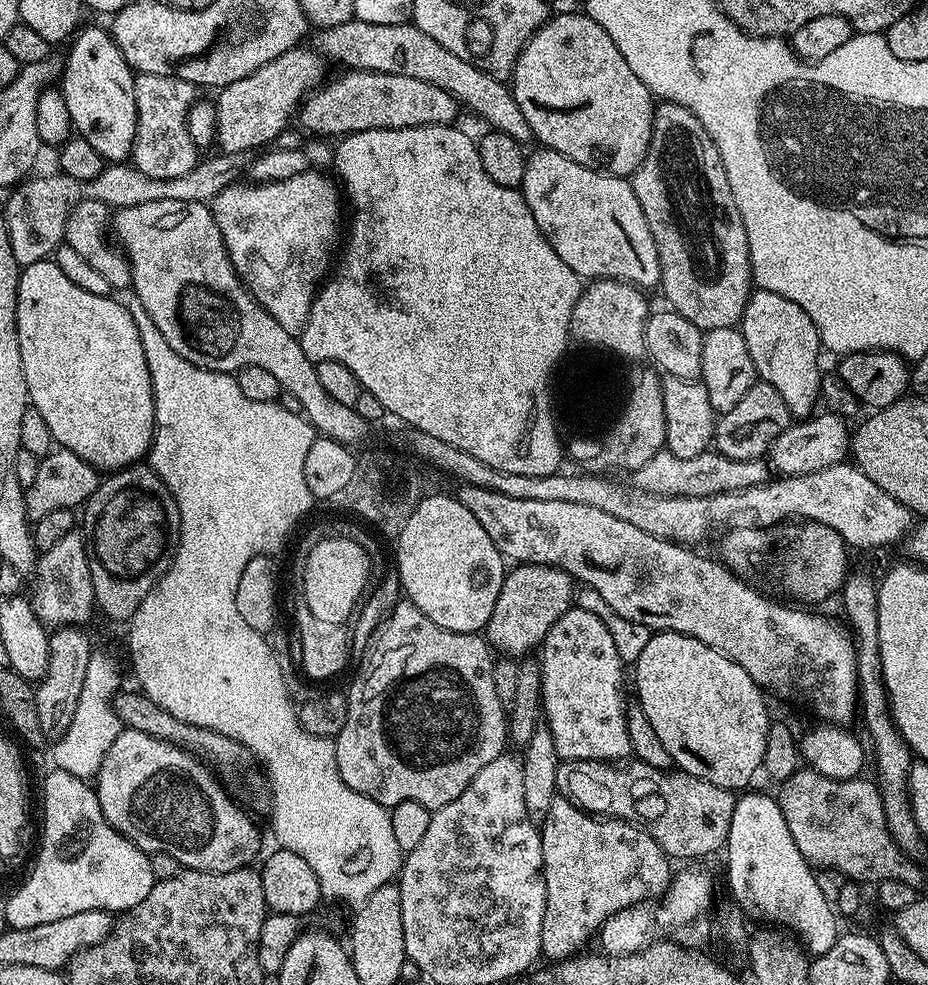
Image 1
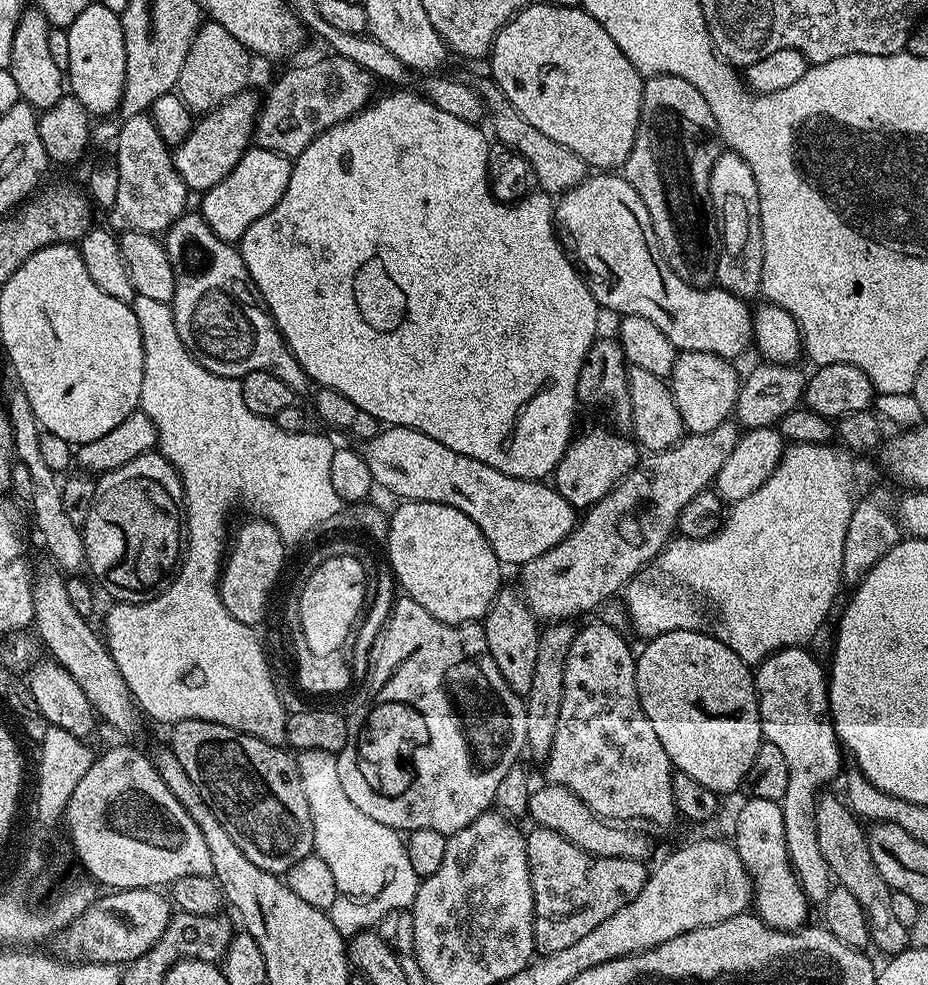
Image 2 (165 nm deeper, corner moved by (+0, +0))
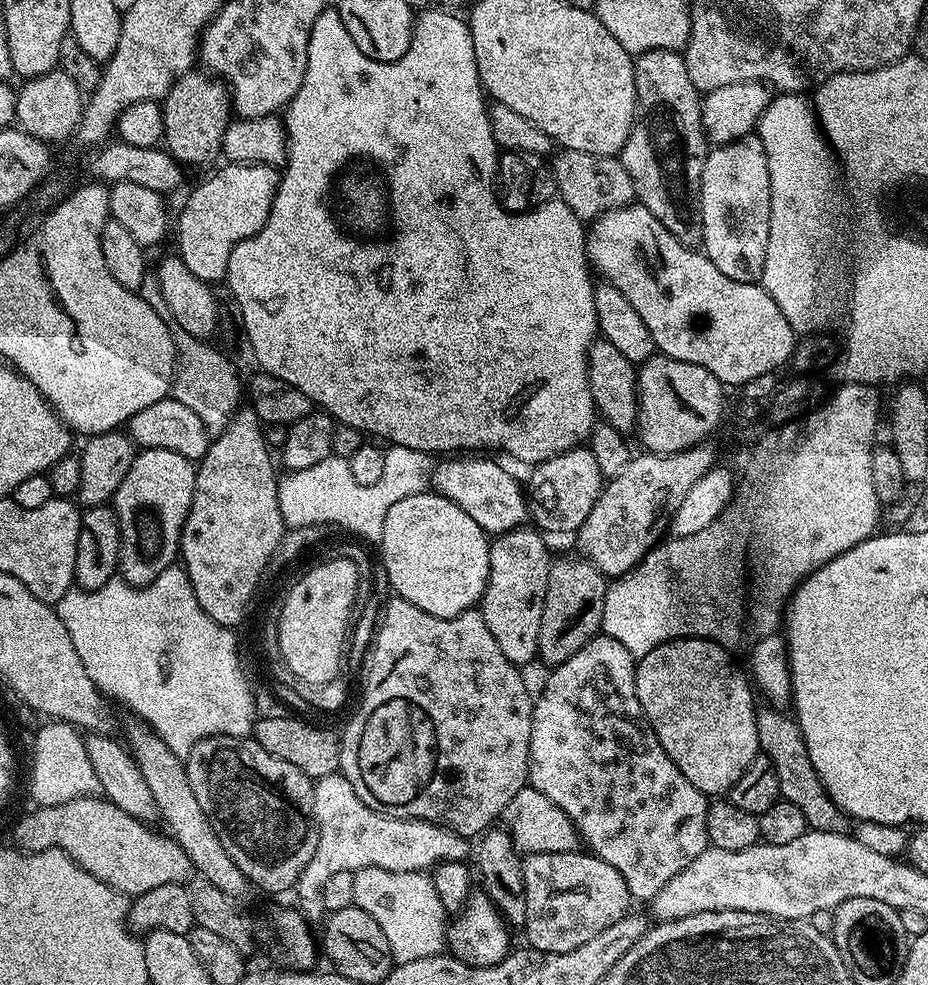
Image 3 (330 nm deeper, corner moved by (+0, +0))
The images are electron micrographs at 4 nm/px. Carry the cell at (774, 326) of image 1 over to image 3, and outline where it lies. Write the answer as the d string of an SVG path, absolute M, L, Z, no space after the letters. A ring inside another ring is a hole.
M759 135L743 136L729 144L713 147L704 159L700 179L700 209L702 210L702 251L705 256L734 282L757 283L766 266L766 246L770 234L770 166Z

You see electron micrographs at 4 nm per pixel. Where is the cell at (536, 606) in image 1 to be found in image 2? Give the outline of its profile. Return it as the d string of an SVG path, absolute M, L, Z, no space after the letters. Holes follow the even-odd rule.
M727 420L706 434L689 433L672 448L649 453L639 459L635 468L622 481L585 511L570 535L545 554L521 565L518 588L536 618L542 622L572 620L576 618L574 616L595 607L596 610L621 593L629 581L663 551L679 523L682 509L715 481L718 470L730 456L730 451L734 450L741 435L739 425Z

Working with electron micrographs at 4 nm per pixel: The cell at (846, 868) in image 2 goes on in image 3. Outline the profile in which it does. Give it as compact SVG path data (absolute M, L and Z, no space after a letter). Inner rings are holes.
M760 706L756 709L756 725L758 726L758 742L760 752L770 758L774 770L778 774L778 786L781 797L787 803L798 806L802 818L809 829L817 832L838 832L845 826L845 813L828 796L828 791L822 786L810 756L800 734L800 727L787 711L779 707Z

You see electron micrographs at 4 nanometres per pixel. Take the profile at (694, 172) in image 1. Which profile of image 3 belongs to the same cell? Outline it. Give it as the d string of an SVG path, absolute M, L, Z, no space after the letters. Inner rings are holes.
M646 50L639 53L634 60L634 90L636 91L636 120L624 149L618 153L619 160L624 163L626 174L630 174L630 182L634 182L636 200L643 204L678 242L687 248L699 249L704 243L702 234L702 210L700 209L700 179L704 159L710 151L708 139L704 136L700 105L702 94L690 82L690 74L686 74L686 62L680 52L670 50Z

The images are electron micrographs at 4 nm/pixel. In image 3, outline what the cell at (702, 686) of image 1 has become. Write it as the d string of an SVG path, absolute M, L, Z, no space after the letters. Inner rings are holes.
M690 636L683 640L671 640L659 644L650 654L639 657L636 666L636 693L644 711L644 717L654 730L658 742L670 754L674 766L698 791L709 798L720 798L731 793L734 782L742 778L746 766L754 762L760 752L758 726L756 725L757 701L752 701L753 685L749 677L736 669L729 649L712 640L699 640Z

